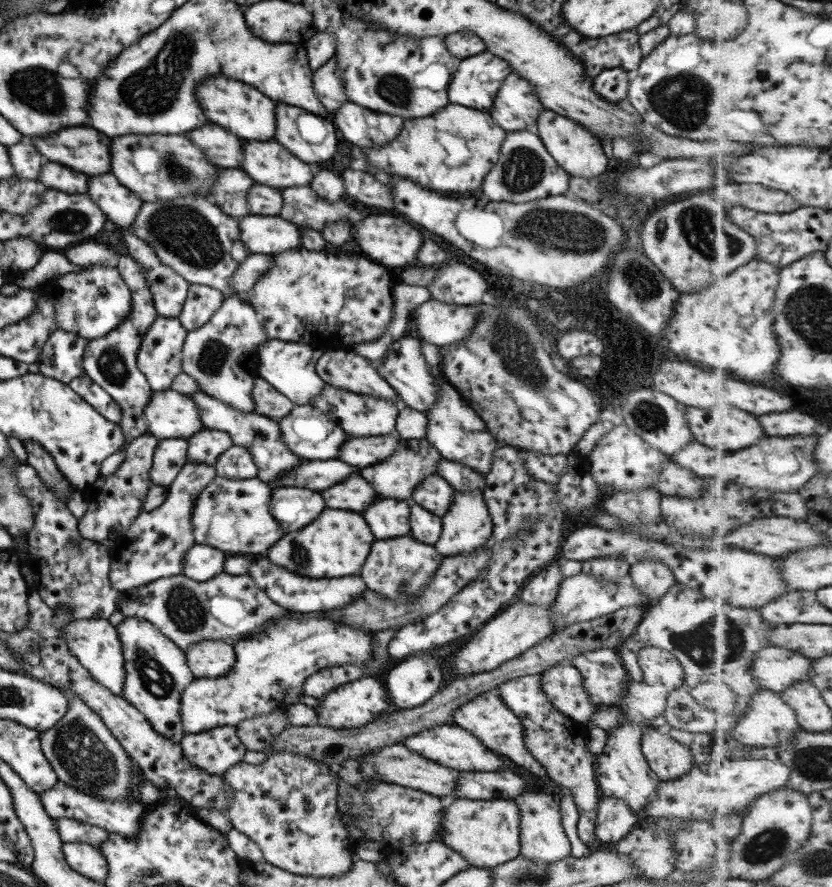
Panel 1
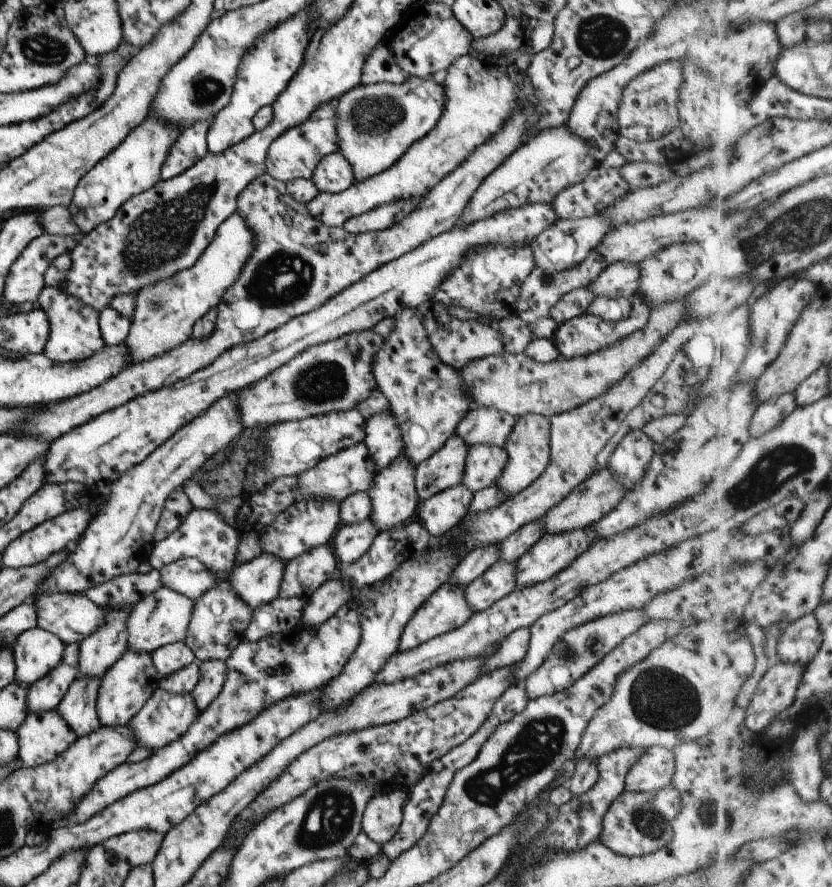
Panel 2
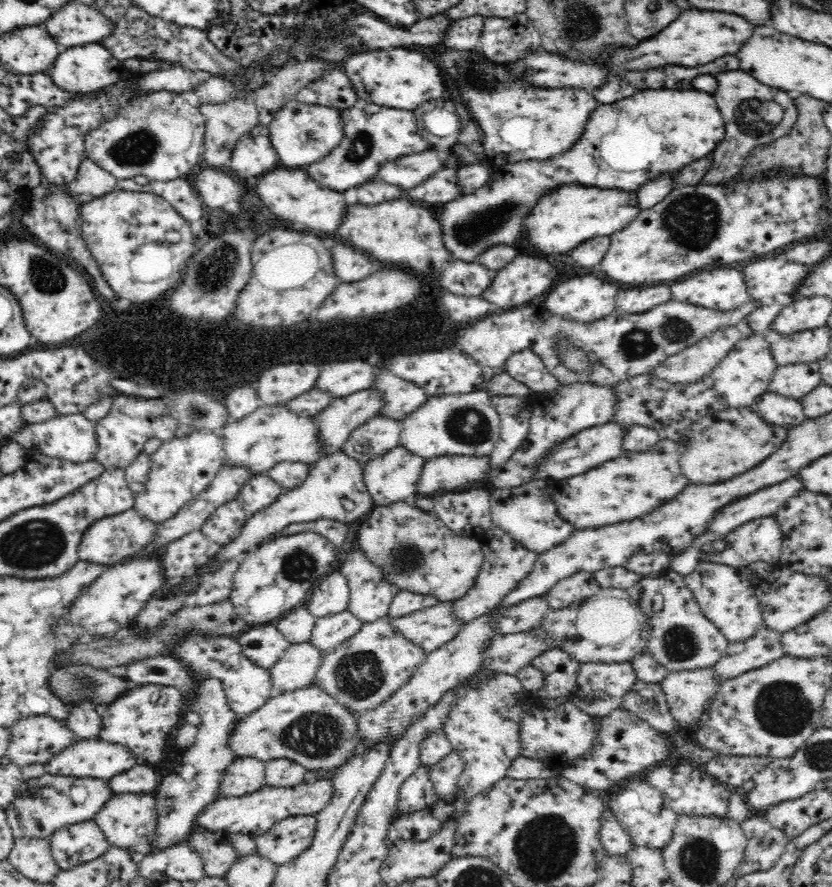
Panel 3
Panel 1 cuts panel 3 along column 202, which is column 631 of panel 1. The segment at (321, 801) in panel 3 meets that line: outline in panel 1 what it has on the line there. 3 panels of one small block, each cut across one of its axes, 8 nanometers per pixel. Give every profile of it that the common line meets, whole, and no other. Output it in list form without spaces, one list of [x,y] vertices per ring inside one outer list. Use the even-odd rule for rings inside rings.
[[[599,795],[594,822],[595,838],[603,845],[615,843],[641,824],[640,817],[628,808],[623,799]]]

